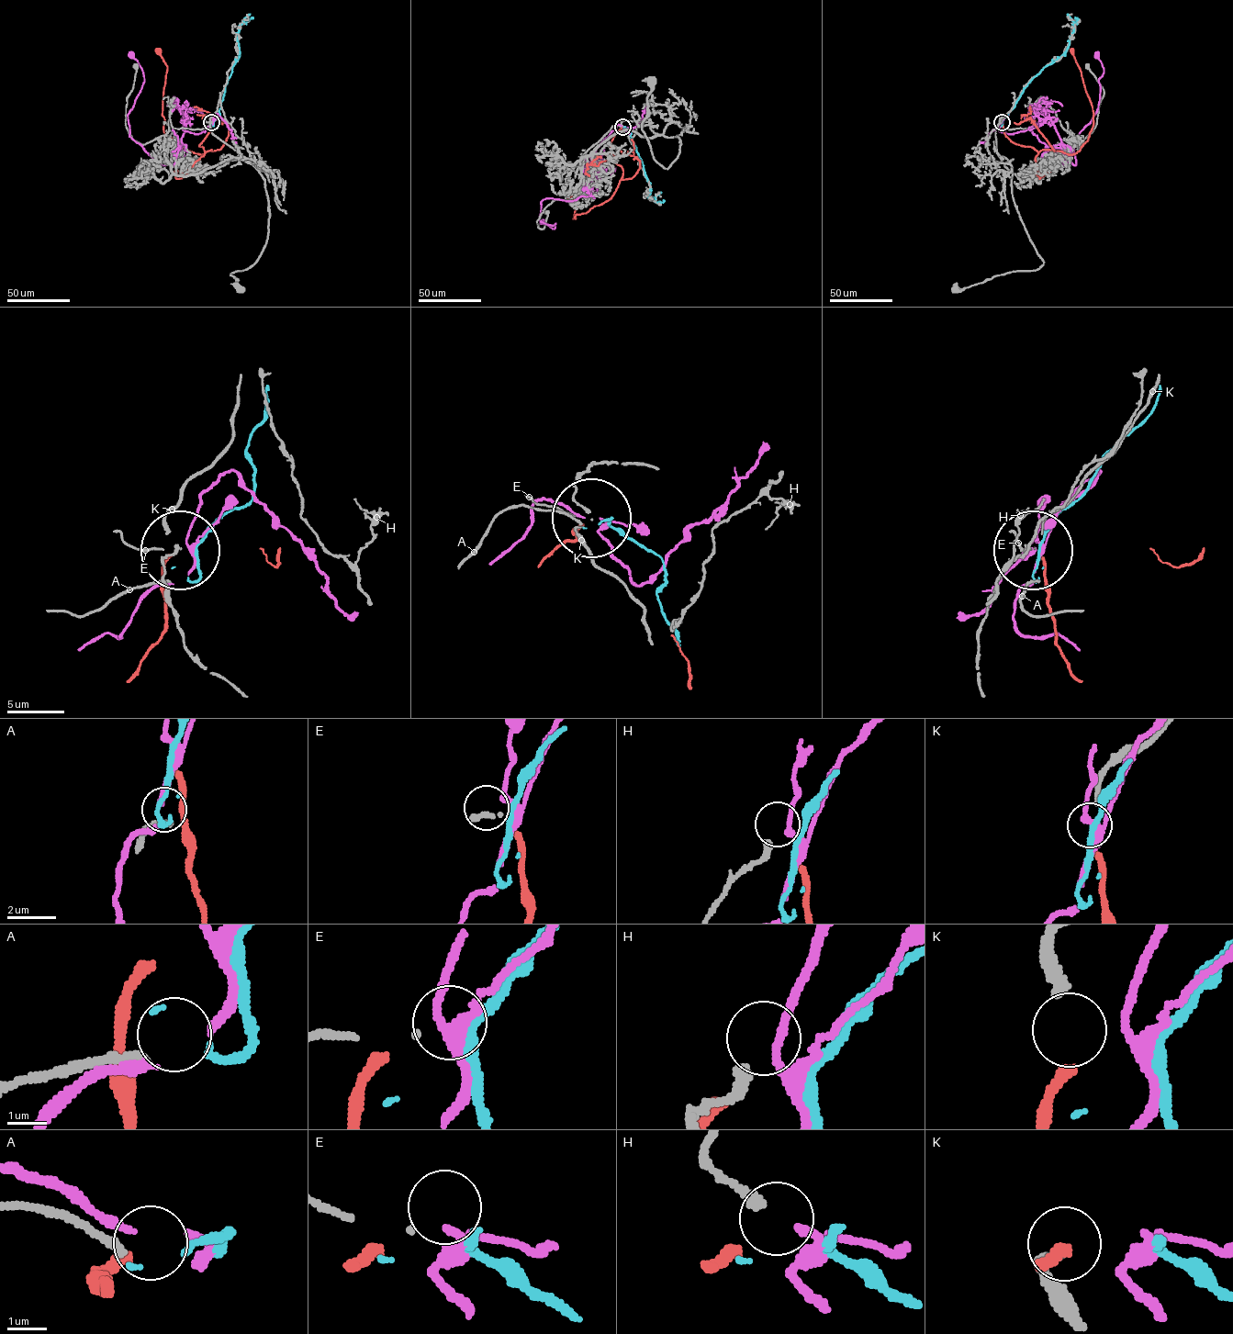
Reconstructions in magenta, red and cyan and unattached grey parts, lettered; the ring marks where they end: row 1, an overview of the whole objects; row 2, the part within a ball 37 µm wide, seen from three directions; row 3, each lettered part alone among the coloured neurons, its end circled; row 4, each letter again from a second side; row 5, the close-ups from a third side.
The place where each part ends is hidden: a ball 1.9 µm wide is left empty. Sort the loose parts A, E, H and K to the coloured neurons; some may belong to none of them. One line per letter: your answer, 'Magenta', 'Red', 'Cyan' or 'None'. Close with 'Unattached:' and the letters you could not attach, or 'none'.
A: None
E: Magenta
H: None
K: Red
Unattached: A, H

